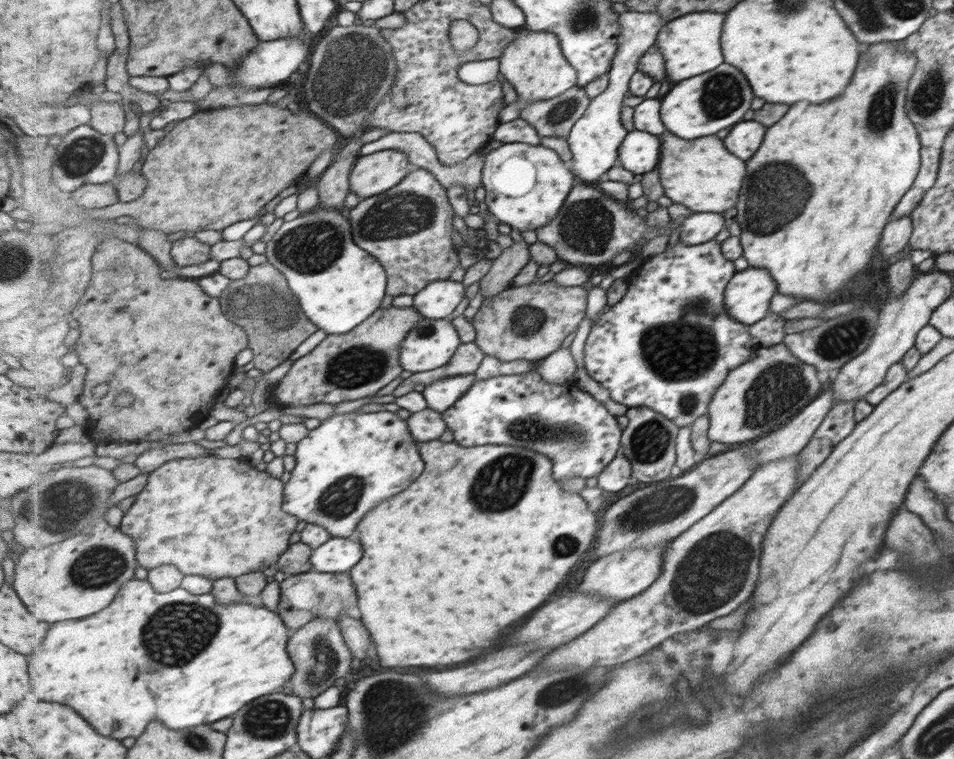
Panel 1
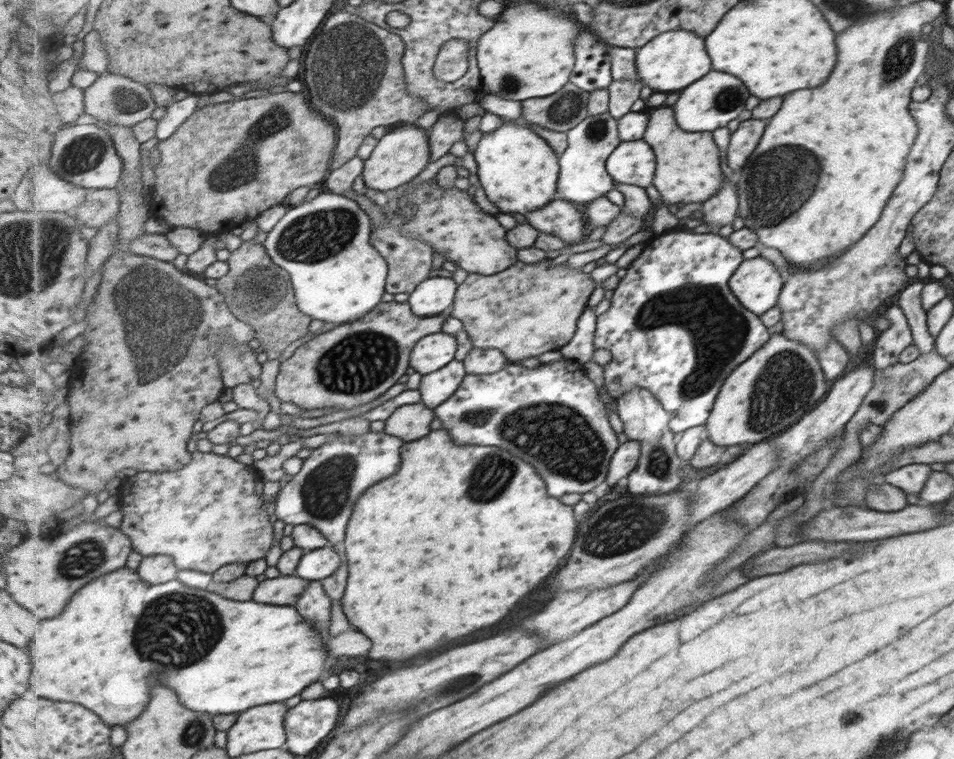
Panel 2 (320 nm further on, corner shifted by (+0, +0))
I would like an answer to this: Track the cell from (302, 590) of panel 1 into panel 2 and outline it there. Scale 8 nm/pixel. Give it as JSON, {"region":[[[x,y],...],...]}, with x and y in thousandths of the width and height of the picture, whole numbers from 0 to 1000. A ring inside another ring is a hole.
{"region":[[[312,756],[288,762],[275,762],[267,776],[267,793],[281,797],[311,798],[313,787],[320,780],[326,765],[316,762]]]}

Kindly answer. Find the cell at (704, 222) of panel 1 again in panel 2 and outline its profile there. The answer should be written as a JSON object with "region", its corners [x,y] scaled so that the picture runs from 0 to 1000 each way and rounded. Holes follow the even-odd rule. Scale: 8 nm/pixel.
{"region":[[[764,237],[762,245],[758,245],[758,250],[754,250],[749,261],[745,261],[745,266],[735,269],[734,275],[737,279],[735,290],[739,295],[751,296],[751,303],[766,294],[774,275],[773,264],[770,237]]]}

